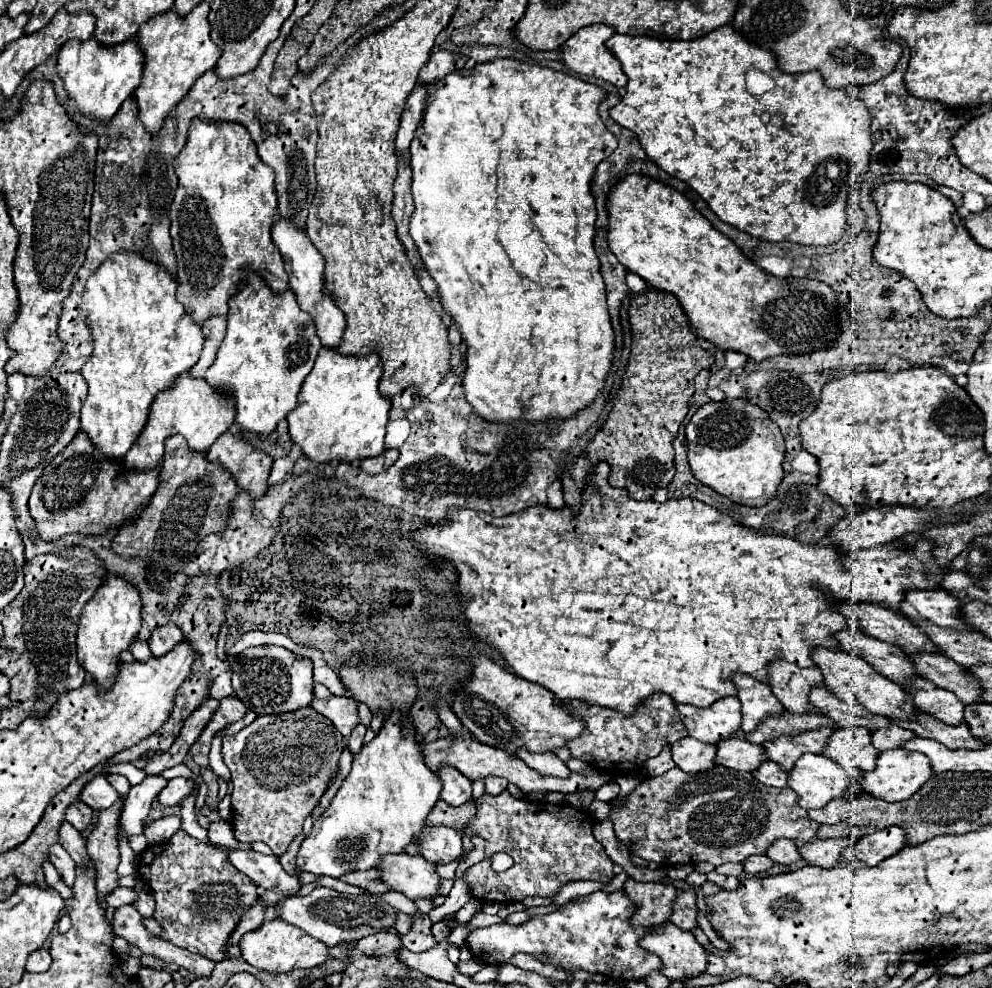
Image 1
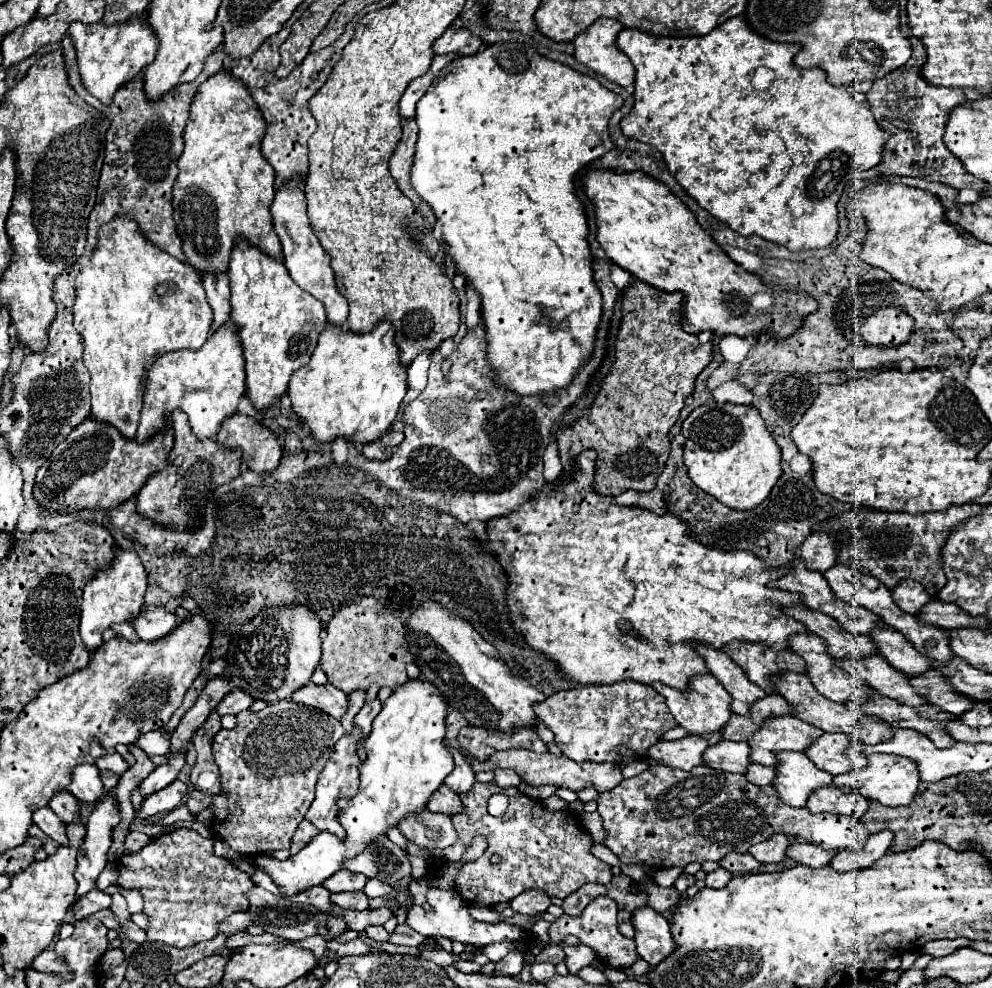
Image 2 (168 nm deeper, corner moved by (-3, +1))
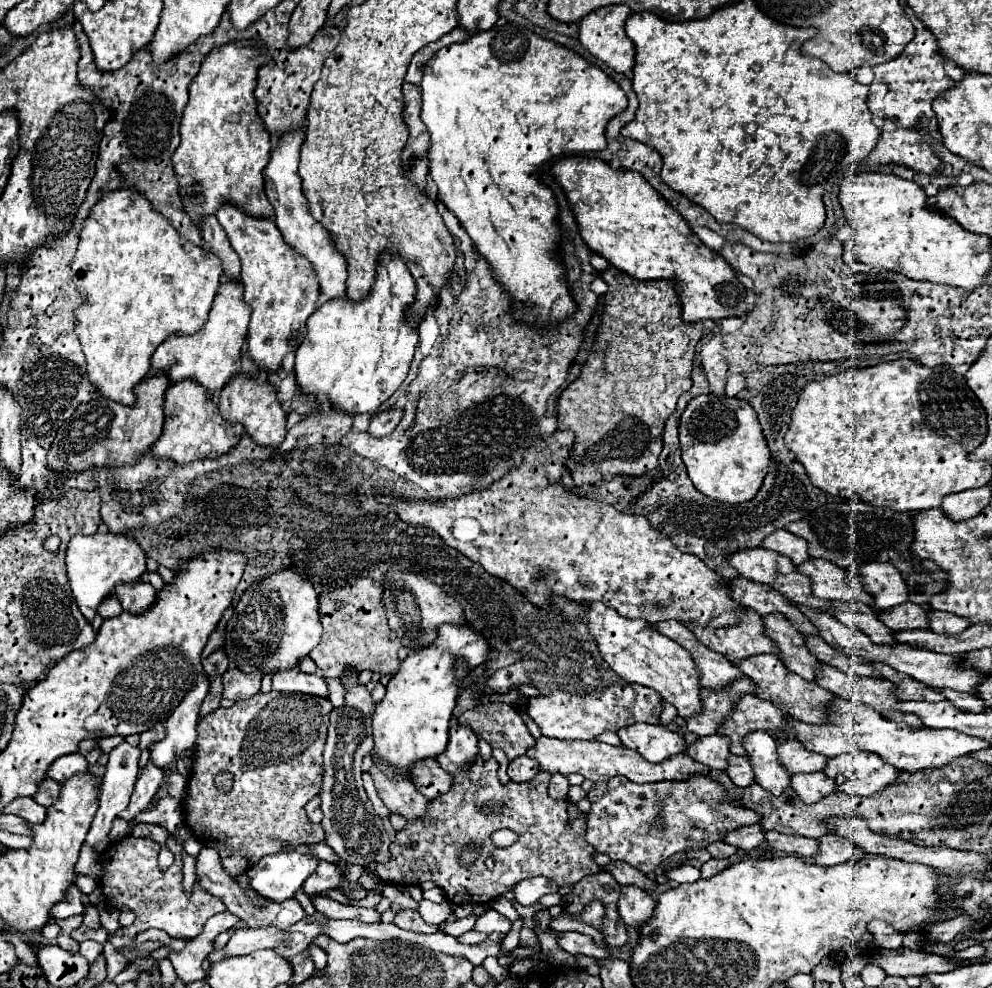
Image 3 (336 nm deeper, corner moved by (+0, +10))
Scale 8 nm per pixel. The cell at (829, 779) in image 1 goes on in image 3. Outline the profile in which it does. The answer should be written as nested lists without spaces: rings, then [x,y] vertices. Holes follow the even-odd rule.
[[[753,732],[743,742],[747,756],[751,758],[755,782],[771,794],[783,794],[791,788],[791,774],[781,766],[777,758],[777,742],[765,732]]]

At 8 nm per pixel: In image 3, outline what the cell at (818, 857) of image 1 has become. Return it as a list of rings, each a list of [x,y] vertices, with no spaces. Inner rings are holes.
[[[765,832],[765,838],[771,848],[781,850],[791,856],[801,856],[801,858],[813,858],[817,854],[817,840],[805,838],[805,836],[787,836],[779,832]]]

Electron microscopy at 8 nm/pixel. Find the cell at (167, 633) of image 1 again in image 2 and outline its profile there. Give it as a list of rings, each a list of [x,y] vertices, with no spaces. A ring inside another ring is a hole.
[[[150,605],[150,607],[142,609],[132,619],[132,627],[142,641],[162,639],[164,635],[174,631],[176,625],[178,625],[176,615],[166,611],[164,607],[158,607],[158,605]]]

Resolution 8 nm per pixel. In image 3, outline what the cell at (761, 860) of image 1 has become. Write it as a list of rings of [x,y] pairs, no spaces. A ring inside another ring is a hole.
[[[713,842],[709,844],[707,852],[713,856],[713,858],[731,858],[733,854],[737,854],[737,848],[735,846],[729,846],[725,842]]]

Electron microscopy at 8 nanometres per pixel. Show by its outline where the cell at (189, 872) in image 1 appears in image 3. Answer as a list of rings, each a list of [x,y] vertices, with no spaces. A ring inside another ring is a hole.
[[[179,824],[175,834],[167,838],[167,848],[175,854],[175,862],[167,872],[161,872],[157,866],[157,856],[161,846],[151,838],[137,838],[127,836],[123,840],[113,842],[103,854],[101,854],[101,866],[103,866],[103,878],[99,882],[103,894],[107,896],[109,906],[129,906],[135,912],[135,922],[127,928],[119,928],[111,942],[115,948],[123,948],[129,944],[137,932],[147,928],[161,928],[171,938],[185,938],[191,940],[203,932],[203,924],[207,918],[211,918],[217,912],[225,910],[225,904],[221,898],[213,898],[213,894],[205,894],[197,882],[193,884],[191,894],[183,890],[183,854],[185,854],[185,840],[193,838],[193,832]]]

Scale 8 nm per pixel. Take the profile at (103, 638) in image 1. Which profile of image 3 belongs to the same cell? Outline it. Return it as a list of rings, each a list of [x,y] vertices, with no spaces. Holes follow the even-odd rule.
[[[93,534],[93,536],[73,536],[67,546],[67,578],[71,590],[77,598],[77,606],[87,622],[93,622],[97,608],[109,596],[113,596],[115,586],[121,584],[135,584],[147,572],[145,568],[145,552],[143,548],[123,534]]]

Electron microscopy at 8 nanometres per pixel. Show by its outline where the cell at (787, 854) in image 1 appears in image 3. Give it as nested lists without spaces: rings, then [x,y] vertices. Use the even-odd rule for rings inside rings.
[[[759,824],[753,826],[743,826],[741,830],[733,830],[731,834],[727,834],[725,838],[727,844],[733,844],[741,850],[753,850],[757,848],[761,842],[765,842],[765,832],[761,830]]]

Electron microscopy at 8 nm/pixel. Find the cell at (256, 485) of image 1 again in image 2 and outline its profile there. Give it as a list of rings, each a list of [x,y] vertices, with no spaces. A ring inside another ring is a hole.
[[[238,413],[224,419],[216,435],[216,441],[230,449],[242,449],[242,459],[248,465],[248,469],[260,473],[272,473],[282,457],[282,445],[278,443],[274,431],[264,427],[254,417]]]

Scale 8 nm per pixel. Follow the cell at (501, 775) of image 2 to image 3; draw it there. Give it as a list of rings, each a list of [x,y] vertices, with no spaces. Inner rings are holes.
[[[521,756],[521,758],[511,760],[511,762],[509,762],[509,770],[507,770],[507,774],[509,774],[509,778],[511,778],[513,782],[531,780],[537,772],[539,772],[537,762],[533,762],[533,760],[527,758],[527,756]]]

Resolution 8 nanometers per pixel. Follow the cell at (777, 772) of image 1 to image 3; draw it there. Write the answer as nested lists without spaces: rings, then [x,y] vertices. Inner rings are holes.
[[[731,756],[729,758],[729,766],[727,766],[727,774],[733,780],[735,786],[751,786],[755,782],[753,778],[753,768],[747,756]]]

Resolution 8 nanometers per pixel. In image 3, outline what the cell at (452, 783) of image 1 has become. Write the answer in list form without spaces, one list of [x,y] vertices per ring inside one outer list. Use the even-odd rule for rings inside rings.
[[[453,724],[449,728],[447,750],[437,756],[437,762],[445,770],[449,770],[453,776],[465,774],[465,770],[469,770],[475,756],[479,754],[477,750],[479,750],[477,748],[477,738],[473,736],[473,732],[467,726]]]

